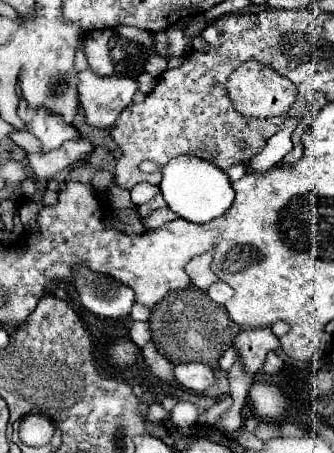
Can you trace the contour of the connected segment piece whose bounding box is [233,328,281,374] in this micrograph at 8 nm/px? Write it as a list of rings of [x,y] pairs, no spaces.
[[[271,328],[243,330],[243,332],[237,334],[233,344],[237,348],[237,354],[243,358],[243,364],[247,368],[247,372],[251,372],[251,374],[261,370],[261,366],[265,364],[265,356],[271,350],[281,348],[279,338],[271,332]]]

